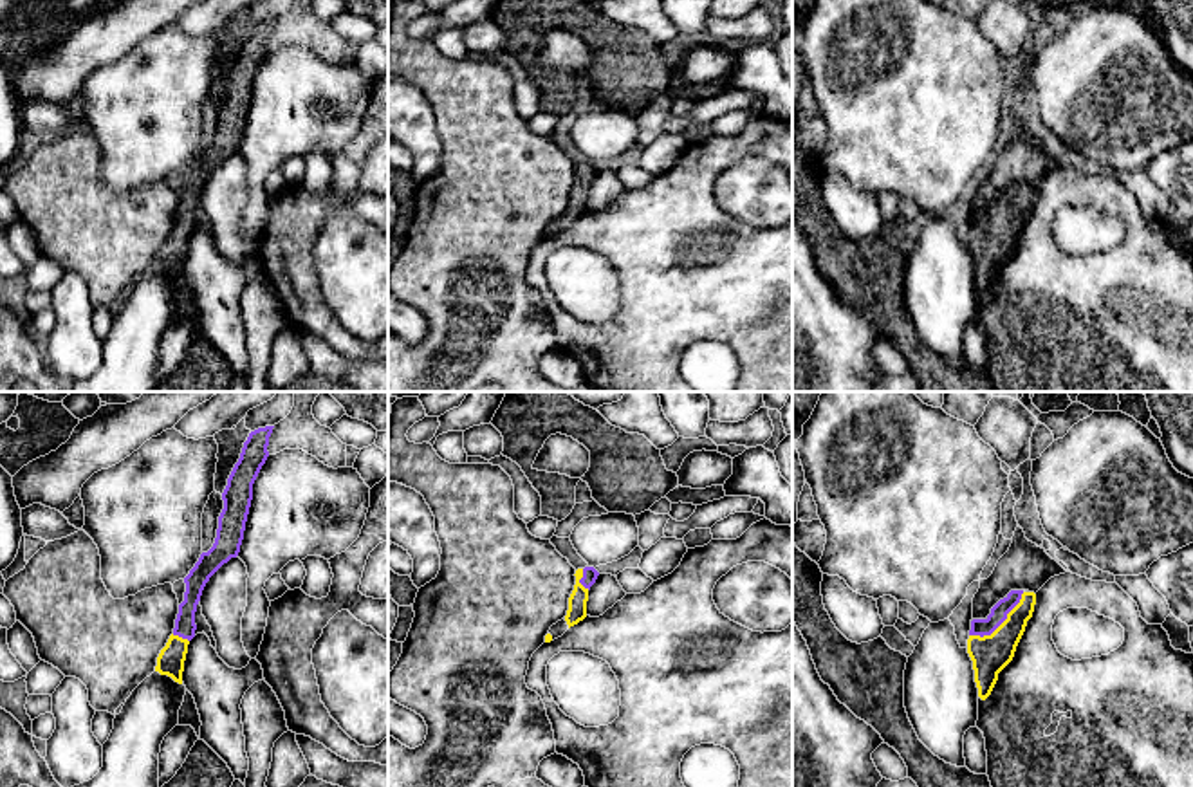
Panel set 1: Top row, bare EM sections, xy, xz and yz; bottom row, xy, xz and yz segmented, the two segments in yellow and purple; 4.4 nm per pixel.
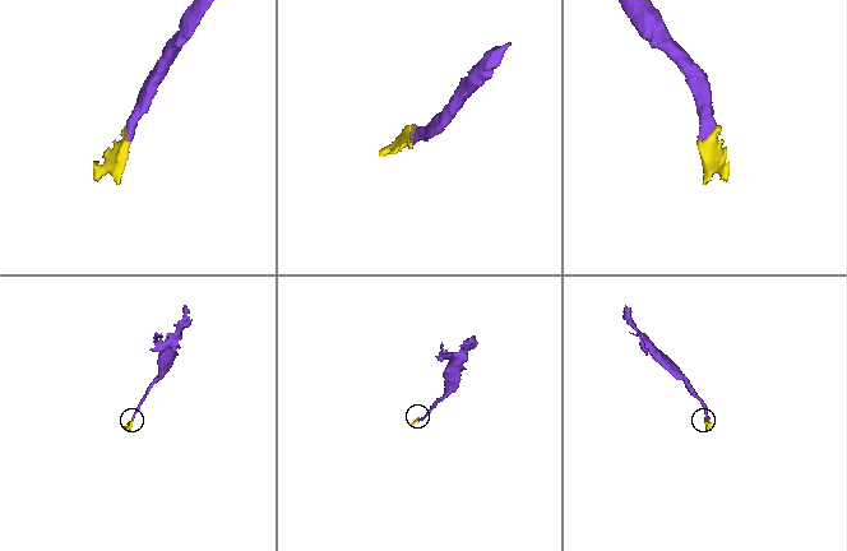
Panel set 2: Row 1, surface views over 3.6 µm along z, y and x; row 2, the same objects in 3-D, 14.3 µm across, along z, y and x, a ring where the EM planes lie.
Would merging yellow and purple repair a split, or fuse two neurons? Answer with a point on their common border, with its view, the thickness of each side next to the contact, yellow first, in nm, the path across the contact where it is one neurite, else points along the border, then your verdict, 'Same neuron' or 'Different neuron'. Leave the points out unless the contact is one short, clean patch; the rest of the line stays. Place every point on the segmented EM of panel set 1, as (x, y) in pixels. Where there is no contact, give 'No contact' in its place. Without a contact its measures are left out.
Touches yellow at yz (1002, 623). Thickness 170 nm (yellow) against 80 nm. Path across: yz (989, 654), (1002, 623), (998, 612). Same neuron

